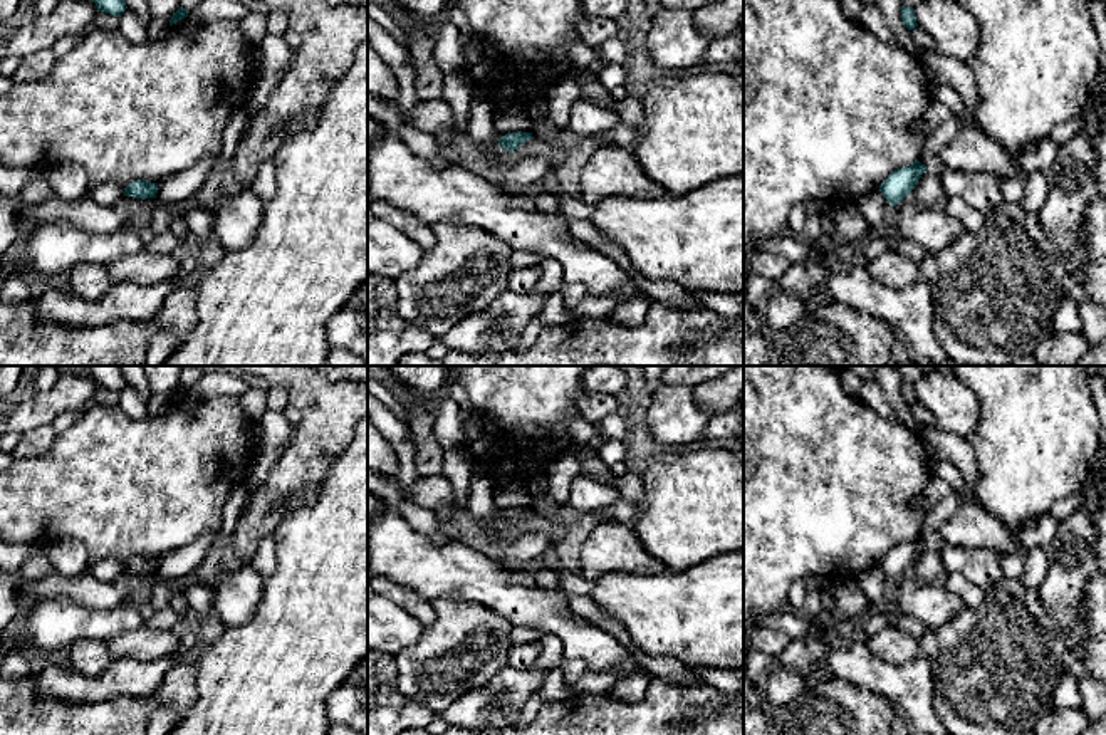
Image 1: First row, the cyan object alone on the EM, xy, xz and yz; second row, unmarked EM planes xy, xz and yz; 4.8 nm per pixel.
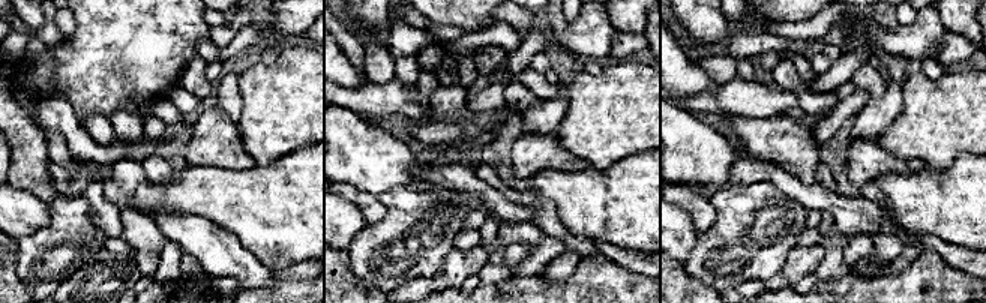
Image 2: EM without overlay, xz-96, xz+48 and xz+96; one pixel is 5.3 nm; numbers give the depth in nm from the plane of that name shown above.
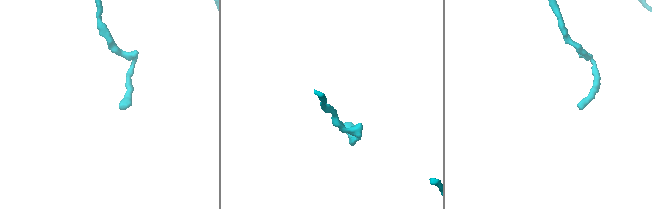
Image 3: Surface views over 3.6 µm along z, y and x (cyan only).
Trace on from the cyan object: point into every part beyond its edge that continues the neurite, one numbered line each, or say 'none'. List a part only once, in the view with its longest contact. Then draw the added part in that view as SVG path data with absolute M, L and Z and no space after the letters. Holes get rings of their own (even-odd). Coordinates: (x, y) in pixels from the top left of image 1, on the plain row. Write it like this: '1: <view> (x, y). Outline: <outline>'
none

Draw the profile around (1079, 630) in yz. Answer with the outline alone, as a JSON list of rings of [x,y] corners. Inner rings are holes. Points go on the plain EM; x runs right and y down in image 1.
[[[1079,602],[1076,609],[1076,621],[1071,629],[1071,639],[1069,639],[1069,648],[1064,654],[1064,668],[1069,671],[1072,663],[1077,661],[1076,651],[1074,651],[1074,643],[1089,638],[1089,629],[1088,629],[1088,616],[1084,612],[1084,604]]]

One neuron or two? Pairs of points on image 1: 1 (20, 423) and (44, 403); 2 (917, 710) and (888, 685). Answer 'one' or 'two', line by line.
1: one
2: one

